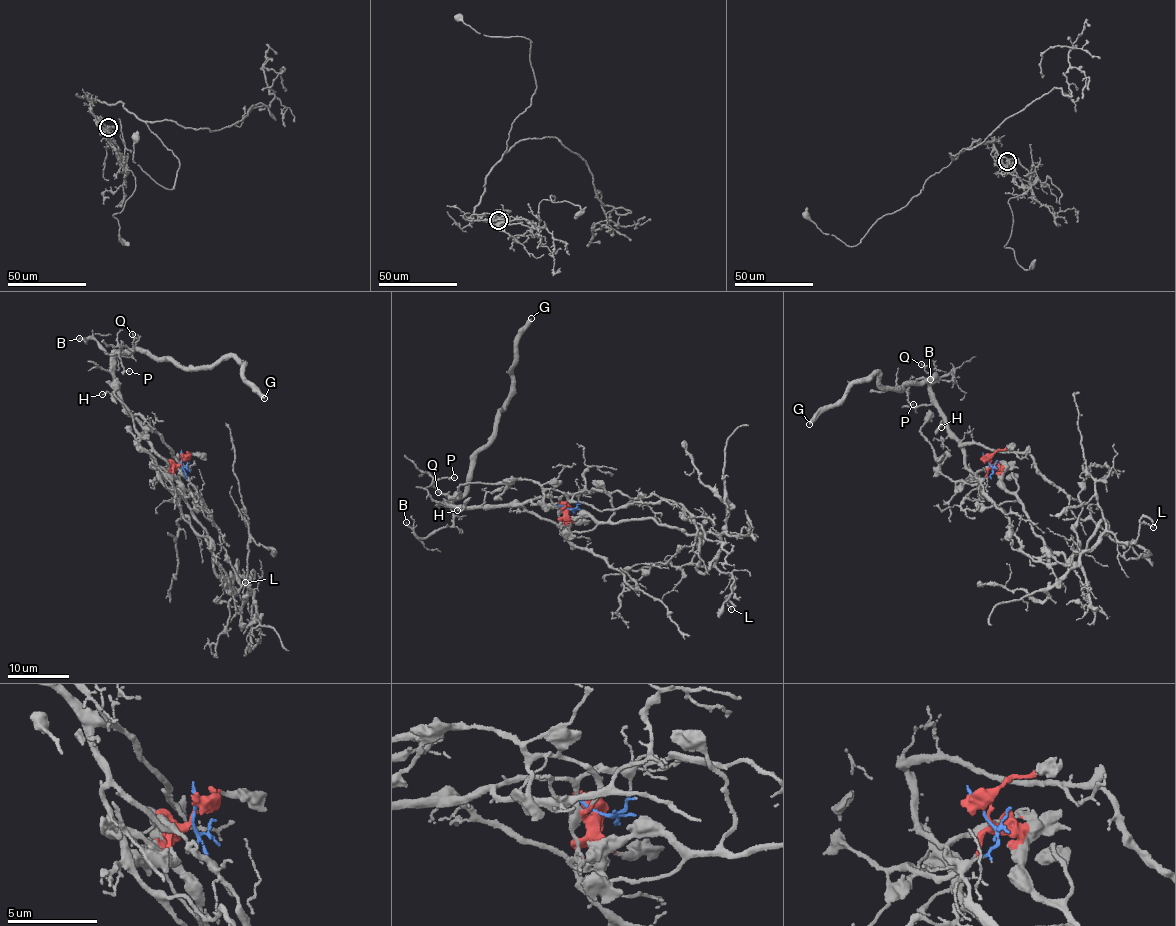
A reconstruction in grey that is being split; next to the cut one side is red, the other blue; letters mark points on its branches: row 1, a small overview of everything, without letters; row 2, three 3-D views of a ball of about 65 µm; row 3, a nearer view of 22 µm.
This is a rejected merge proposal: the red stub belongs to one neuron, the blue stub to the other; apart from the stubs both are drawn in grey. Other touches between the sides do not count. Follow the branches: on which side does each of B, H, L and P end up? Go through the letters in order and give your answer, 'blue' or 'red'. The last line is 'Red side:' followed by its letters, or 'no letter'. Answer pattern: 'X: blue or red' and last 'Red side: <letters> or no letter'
B: blue
H: blue
L: red
P: blue
Red side: L

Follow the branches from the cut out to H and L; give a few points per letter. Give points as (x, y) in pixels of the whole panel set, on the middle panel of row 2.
H: (563, 506), (576, 508), (577, 497), (572, 495), (457, 511)
L: (563, 506), (568, 518), (649, 517), (713, 533), (715, 565), (734, 579), (731, 609)

